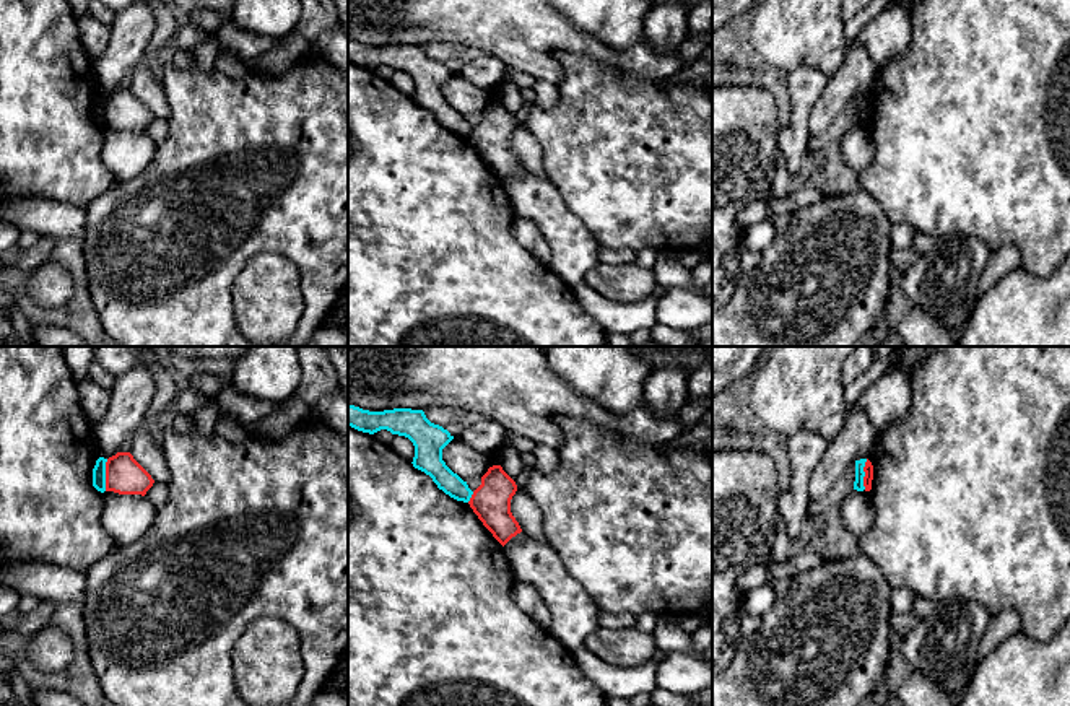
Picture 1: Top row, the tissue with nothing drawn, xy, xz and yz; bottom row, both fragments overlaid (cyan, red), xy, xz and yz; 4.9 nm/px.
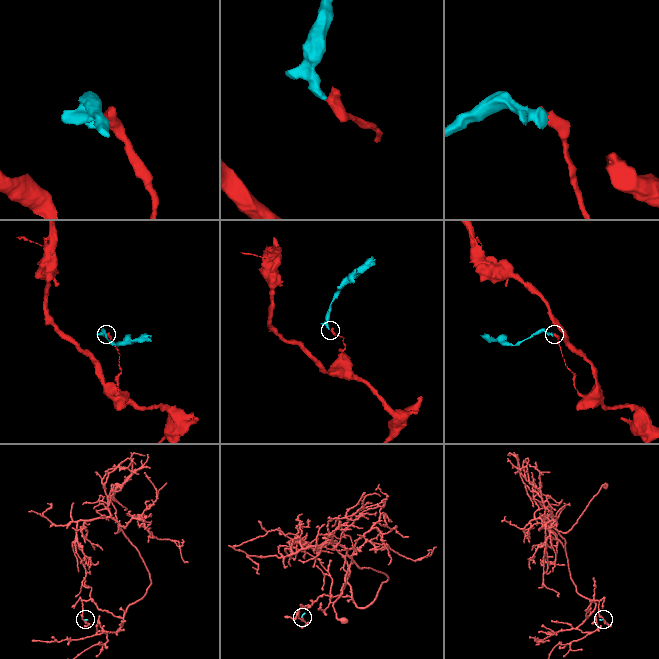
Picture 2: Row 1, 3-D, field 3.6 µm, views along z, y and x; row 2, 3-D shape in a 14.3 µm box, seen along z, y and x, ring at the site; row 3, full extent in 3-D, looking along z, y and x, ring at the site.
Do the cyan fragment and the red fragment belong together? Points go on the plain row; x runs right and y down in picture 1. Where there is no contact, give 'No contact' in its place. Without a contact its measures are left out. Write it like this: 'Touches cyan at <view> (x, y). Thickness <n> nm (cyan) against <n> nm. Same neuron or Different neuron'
Touches cyan at xy (104, 111). Thickness 60 nm (cyan) against 190 nm. Different neuron

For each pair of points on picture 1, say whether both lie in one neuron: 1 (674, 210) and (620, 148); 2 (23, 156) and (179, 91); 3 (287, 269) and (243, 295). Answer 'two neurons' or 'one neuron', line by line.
1: one neuron
2: two neurons
3: one neuron

